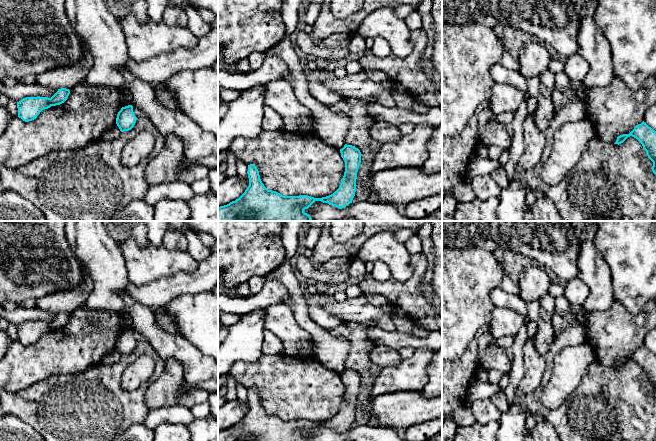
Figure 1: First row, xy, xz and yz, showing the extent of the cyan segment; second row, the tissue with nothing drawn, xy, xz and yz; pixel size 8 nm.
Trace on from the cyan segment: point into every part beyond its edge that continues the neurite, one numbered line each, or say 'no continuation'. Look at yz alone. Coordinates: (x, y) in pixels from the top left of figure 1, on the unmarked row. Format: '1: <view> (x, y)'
no continuation

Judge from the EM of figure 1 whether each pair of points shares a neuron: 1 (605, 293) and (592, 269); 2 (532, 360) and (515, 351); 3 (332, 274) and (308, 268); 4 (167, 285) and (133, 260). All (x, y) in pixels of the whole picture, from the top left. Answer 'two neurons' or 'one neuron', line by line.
1: one neuron
2: two neurons
3: one neuron
4: two neurons

